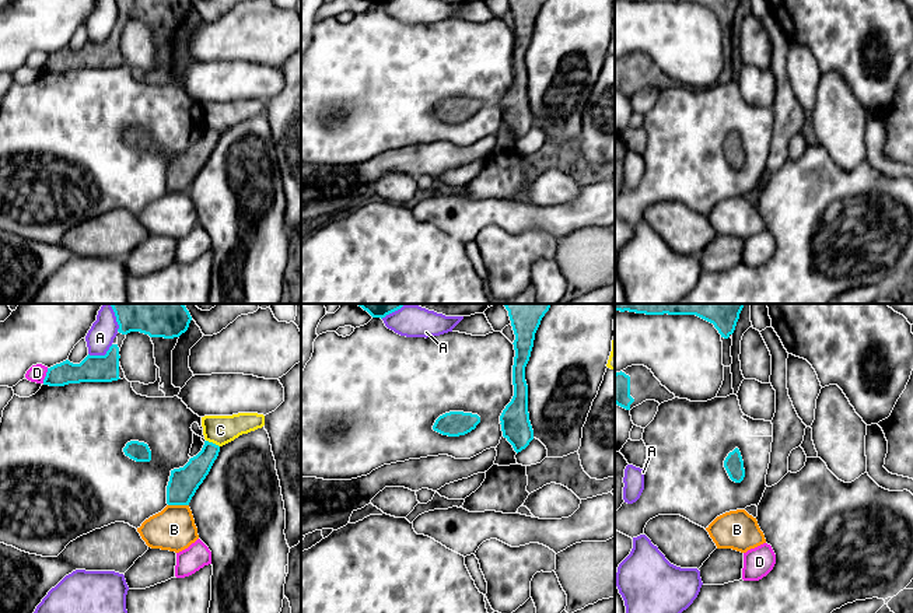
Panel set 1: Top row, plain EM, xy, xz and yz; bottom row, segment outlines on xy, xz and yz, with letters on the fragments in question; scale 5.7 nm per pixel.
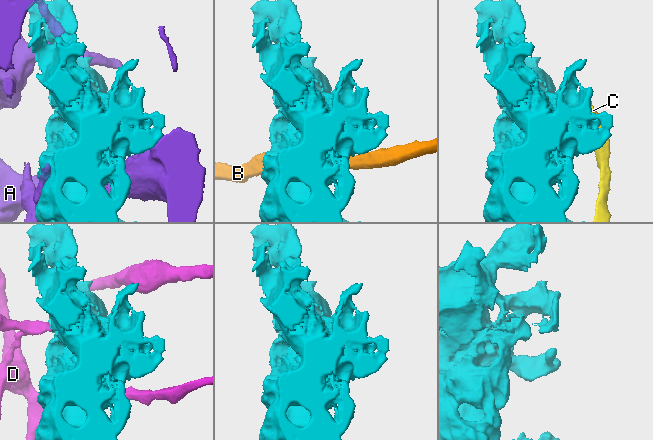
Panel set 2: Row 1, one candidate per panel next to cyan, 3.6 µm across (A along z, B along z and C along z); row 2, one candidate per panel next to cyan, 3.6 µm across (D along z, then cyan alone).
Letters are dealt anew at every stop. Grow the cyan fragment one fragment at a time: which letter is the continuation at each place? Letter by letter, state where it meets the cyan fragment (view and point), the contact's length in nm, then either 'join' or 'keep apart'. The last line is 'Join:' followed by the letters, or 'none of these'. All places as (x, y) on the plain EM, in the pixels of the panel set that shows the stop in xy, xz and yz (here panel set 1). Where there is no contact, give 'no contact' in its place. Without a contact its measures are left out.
A: xy (101, 42) | 160 nm | keep apart
B: xy (178, 191) | 120 nm | keep apart
C: xy (212, 129) | 90 nm | keep apart
D: xy (46, 62) | 90 nm | keep apart
Join: none of these

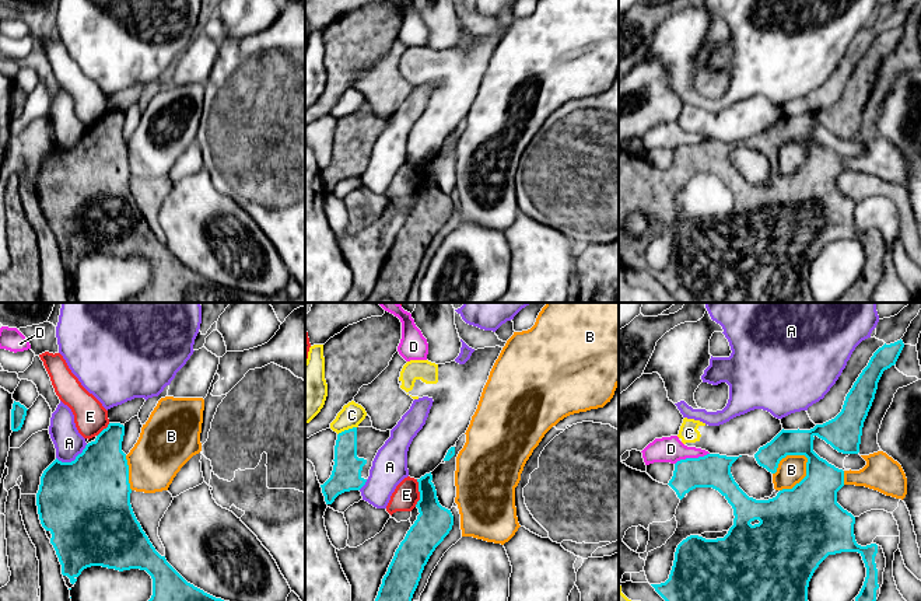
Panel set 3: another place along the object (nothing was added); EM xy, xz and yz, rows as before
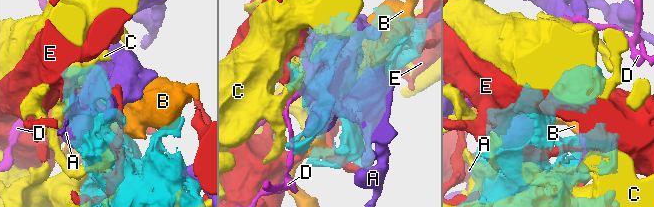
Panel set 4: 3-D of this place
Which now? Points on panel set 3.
A: xy (72, 147) | 200 nm | keep apart
B: yz (804, 164) | 260 nm | keep apart
C: xz (346, 116) | 120 nm | keep apart
D: yz (692, 144) | 220 nm | keep apart
E: xz (420, 180) | 160 nm | keep apart
Join: none of these

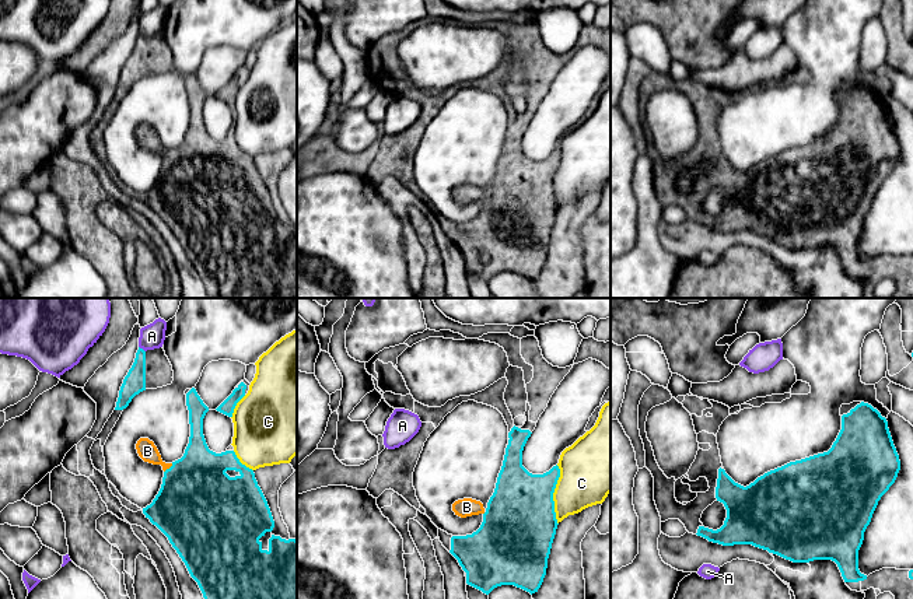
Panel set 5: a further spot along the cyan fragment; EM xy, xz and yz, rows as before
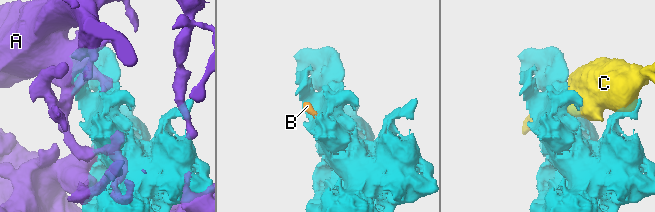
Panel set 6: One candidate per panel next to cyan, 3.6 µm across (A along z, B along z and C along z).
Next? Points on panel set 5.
A: xy (142, 35) | 50 nm | keep apart
B: xy (170, 154) | 80 nm | join
C: xz (552, 181) | 340 nm | keep apart
Join: B

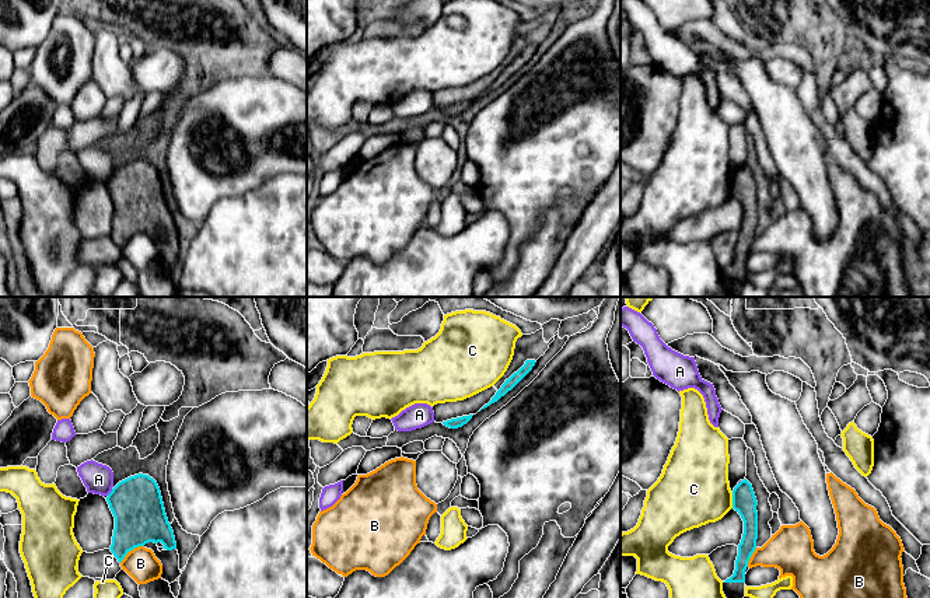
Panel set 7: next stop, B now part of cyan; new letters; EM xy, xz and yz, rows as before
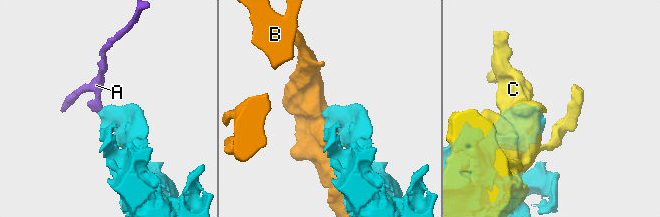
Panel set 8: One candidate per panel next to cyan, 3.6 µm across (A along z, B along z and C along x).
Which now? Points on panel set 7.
A: xy (111, 178) | 50 nm | keep apart
B: xy (130, 235) | 170 nm | keep apart
C: yz (733, 186) | 100 nm | keep apart
Join: none of these

